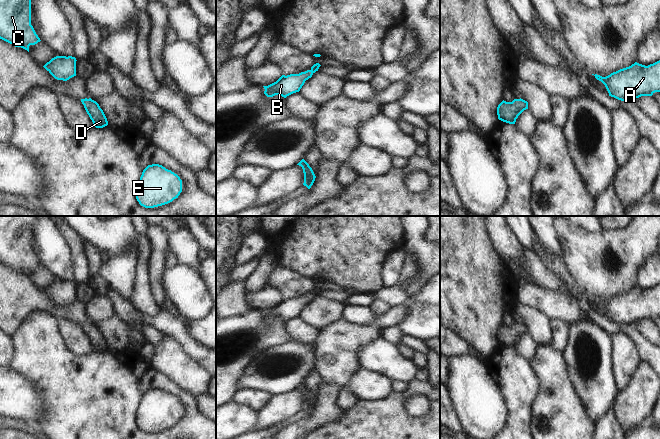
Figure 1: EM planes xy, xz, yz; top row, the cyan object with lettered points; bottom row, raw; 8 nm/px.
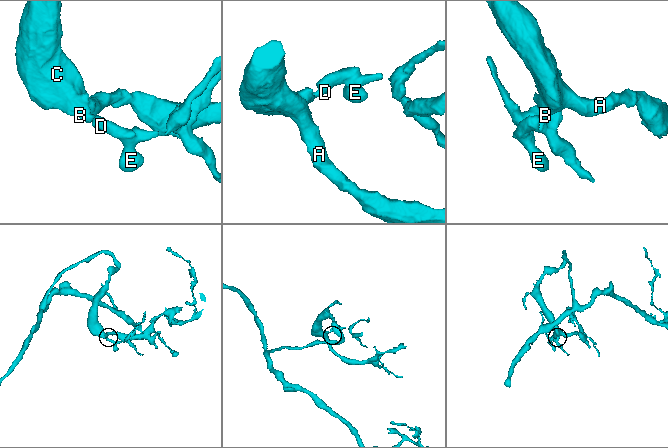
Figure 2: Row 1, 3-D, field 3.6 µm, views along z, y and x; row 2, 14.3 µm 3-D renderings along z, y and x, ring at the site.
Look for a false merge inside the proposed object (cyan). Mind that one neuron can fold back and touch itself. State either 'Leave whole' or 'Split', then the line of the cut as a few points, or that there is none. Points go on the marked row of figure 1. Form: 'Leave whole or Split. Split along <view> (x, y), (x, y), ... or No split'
Leave whole. No split.

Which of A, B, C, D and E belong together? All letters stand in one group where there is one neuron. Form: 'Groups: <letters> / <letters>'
Groups: A B C D E.

